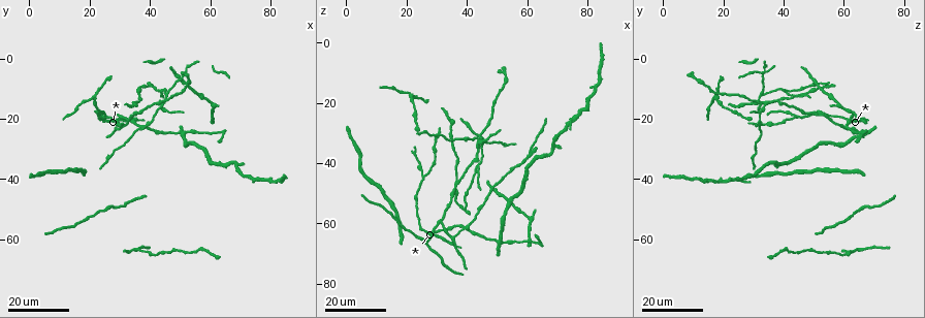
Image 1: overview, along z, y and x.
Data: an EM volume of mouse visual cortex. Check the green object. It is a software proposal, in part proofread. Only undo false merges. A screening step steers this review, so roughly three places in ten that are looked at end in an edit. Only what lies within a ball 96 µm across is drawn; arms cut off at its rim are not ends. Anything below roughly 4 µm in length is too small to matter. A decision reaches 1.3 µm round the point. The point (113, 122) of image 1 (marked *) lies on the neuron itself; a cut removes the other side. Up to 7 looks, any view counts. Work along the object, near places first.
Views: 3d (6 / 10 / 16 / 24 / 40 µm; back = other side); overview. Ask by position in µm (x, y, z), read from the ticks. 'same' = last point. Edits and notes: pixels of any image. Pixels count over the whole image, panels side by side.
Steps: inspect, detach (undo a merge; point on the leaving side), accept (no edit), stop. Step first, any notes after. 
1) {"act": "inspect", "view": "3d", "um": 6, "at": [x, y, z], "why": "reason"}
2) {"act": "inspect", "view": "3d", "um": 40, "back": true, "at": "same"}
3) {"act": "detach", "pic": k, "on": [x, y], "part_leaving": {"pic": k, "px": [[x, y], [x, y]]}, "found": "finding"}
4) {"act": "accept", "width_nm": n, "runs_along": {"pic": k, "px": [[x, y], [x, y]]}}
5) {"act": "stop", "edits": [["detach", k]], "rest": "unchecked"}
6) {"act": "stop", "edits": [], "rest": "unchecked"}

{"act": "inspect", "view": "3d", "um": 16, "at": [41, 20, 32], "why": "sudden change in width"}

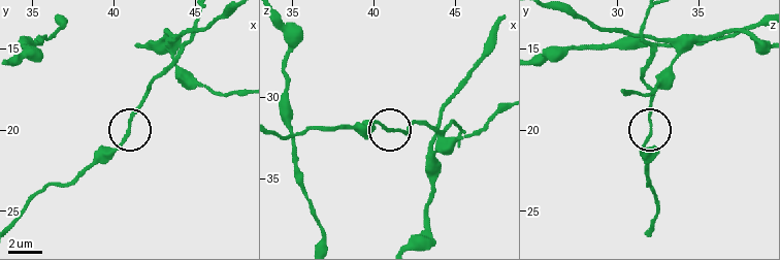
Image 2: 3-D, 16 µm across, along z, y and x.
{"act": "inspect", "view": "3d", "um": 6, "at": [40.7, 20.5, 31.8]}

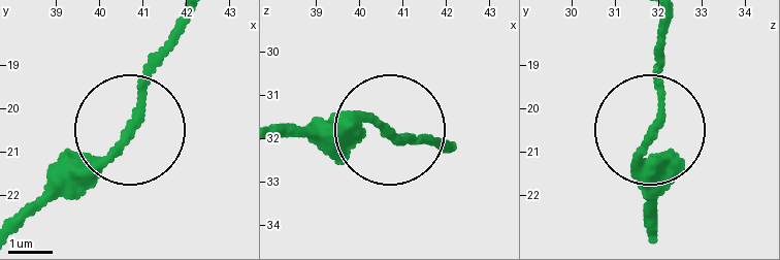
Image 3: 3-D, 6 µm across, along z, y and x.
{"act": "accept", "width_nm": 180, "runs_along": {"pic": 3, "px": [[658, 18], [647, 225]]}, "found": "all the same neuron"}

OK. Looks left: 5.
{"act": "inspect", "view": "3d", "um": 24, "at": [44, 15, 32], "why": "four-way junction"}

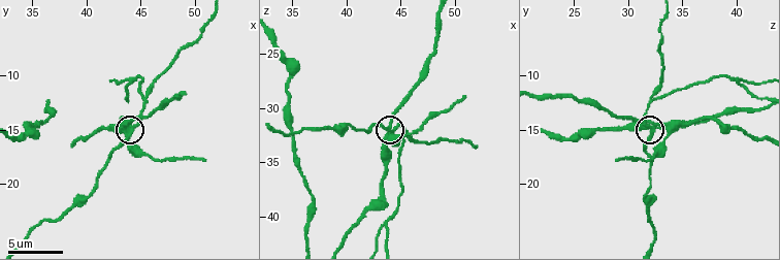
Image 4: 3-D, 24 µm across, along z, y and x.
{"act": "inspect", "view": "3d", "um": 6, "at": [44.2, 14.4, 31.8]}

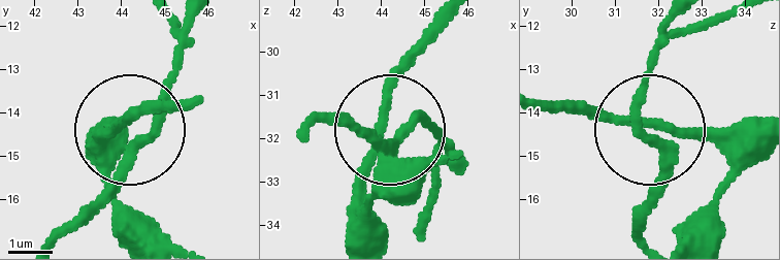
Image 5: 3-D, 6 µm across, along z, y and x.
{"act": "inspect", "view": "3d", "um": 6, "back": true, "at": [44.30, 14.60, 31.85]}

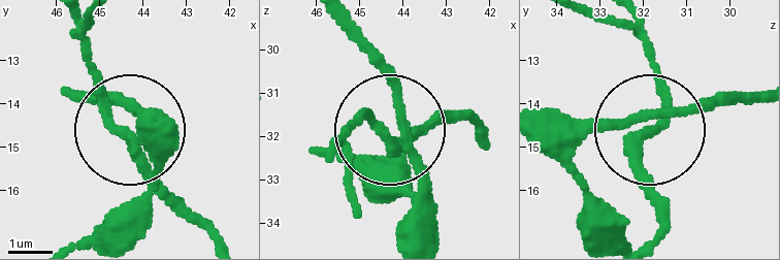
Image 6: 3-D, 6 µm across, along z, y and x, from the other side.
{"act": "accept", "arms": 4, "found": "all the same neuron"}

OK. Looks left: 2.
{"act": "inspect", "view": "3d", "um": 10, "at": [43.6, 11.2, 40.8], "why": "thin arm on a thick one"}

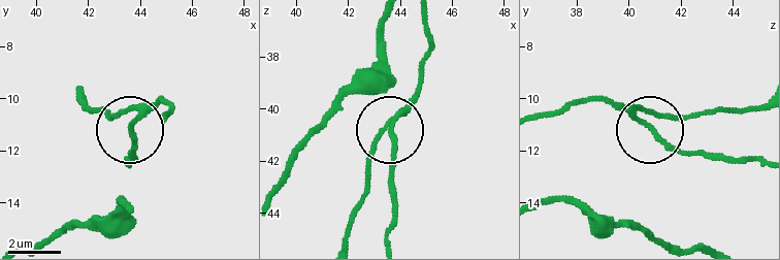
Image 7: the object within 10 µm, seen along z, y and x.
{"act": "accept", "width_nm": 160, "runs_along": {"pic": 7, "px": [[427, 21], [419, 94], [390, 127], [394, 204]]}, "found": "continuous, no second neuron"}

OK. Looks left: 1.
{"act": "stop", "edits": [], "rest": "unchecked"}

